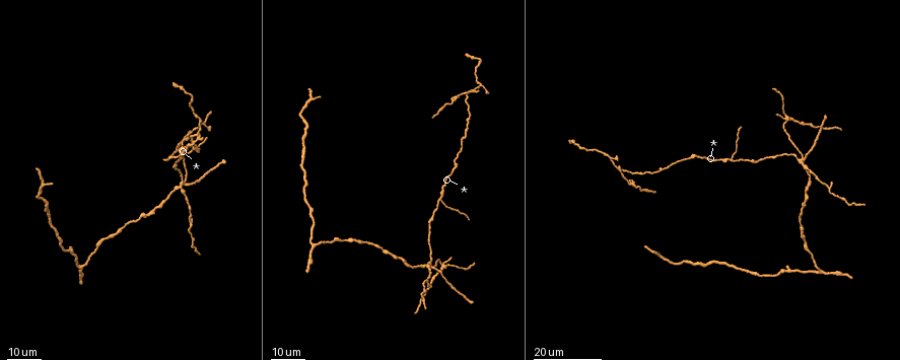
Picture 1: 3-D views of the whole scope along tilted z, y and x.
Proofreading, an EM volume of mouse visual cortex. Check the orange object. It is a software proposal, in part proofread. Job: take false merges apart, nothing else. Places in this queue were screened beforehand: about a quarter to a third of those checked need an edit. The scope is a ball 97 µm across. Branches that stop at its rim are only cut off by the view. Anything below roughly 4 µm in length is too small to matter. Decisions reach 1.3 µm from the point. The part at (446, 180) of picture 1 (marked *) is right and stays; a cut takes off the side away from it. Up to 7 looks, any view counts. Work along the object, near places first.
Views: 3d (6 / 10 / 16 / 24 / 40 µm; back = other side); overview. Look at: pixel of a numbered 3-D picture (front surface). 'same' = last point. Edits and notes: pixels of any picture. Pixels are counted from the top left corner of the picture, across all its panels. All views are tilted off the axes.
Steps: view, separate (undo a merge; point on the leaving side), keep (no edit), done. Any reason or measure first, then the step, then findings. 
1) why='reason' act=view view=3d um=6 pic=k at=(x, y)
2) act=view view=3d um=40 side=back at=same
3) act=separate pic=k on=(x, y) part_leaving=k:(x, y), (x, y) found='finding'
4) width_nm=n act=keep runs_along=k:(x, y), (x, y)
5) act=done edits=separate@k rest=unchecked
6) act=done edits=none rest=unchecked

why='small branch off a trunk' act=view view=3d um=16 pic=1 at=(787, 119)

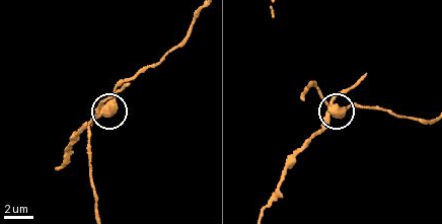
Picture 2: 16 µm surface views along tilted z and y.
act=view view=3d um=10 pic=2 at=(333, 115)

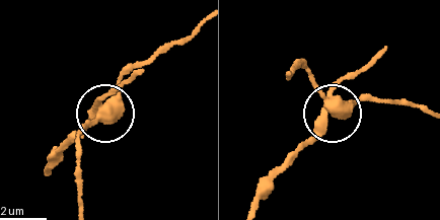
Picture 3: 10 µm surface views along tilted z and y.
act=view view=3d um=10 side=back pic=3 at=(331, 114)

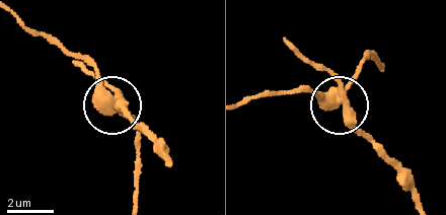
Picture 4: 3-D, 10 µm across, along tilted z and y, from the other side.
side_arm_um=12 arms=5 act=separate pic=4 on=(325, 69) found='two neurons meet here'

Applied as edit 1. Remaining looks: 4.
why='small branch off a trunk' act=view view=3d um=16 pic=1 at=(732, 160)

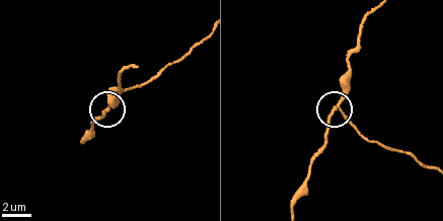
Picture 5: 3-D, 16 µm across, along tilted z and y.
act=view view=3d um=10 pic=5 at=(339, 107)

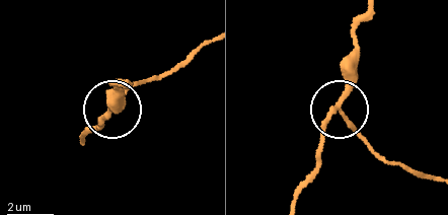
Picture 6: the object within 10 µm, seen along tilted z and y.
side_arm_um=12 act=separate pic=6 on=(359, 134) part_leaving=6:(341, 108), (383, 158), (435, 177) found='two neurons meet here'

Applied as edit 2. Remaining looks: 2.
act=done edits=separate@4,separate@6 rest=unchecked

